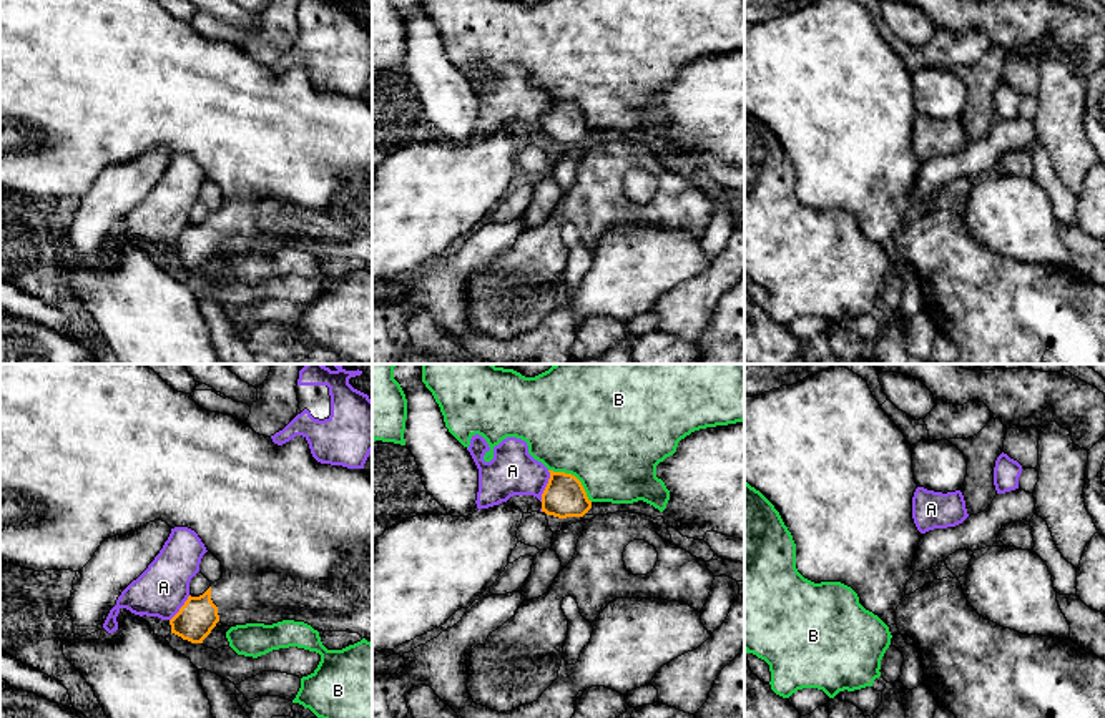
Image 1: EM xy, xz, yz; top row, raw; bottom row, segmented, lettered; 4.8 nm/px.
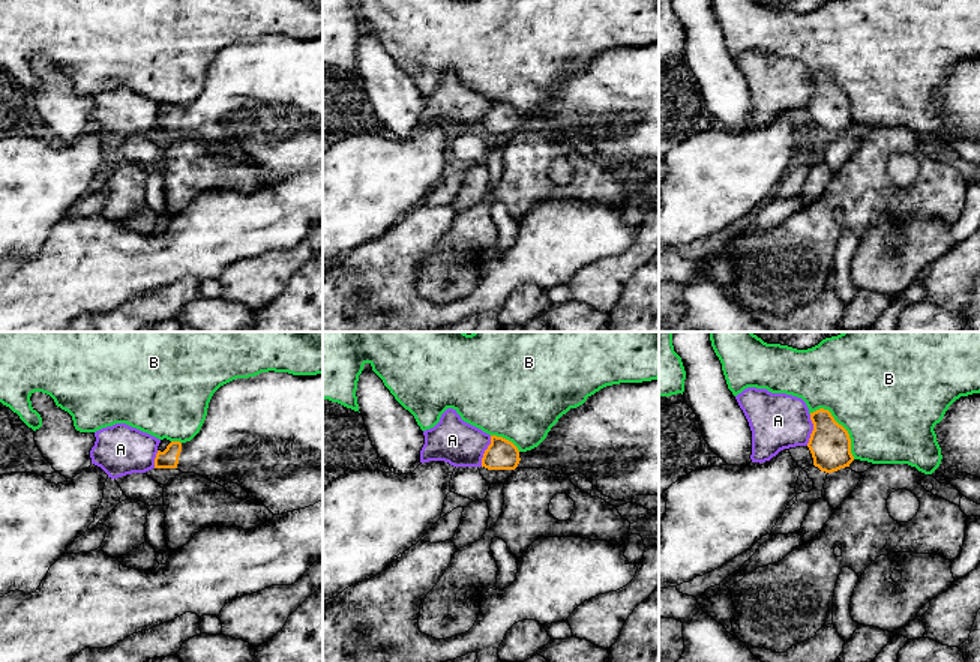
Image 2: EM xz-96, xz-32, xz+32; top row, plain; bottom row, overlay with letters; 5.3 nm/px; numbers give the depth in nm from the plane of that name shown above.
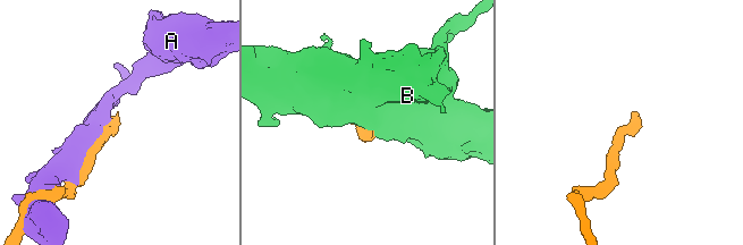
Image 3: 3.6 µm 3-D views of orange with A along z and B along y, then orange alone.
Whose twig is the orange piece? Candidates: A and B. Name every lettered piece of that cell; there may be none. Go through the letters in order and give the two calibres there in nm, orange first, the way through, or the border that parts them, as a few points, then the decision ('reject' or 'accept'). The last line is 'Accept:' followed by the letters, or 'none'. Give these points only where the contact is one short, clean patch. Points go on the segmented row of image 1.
A: 200 nm thick on the orange side, 240 nm on the other; reject
B: 200 nm thick on the orange side, 500 nm on the other; reject
Accept: none

